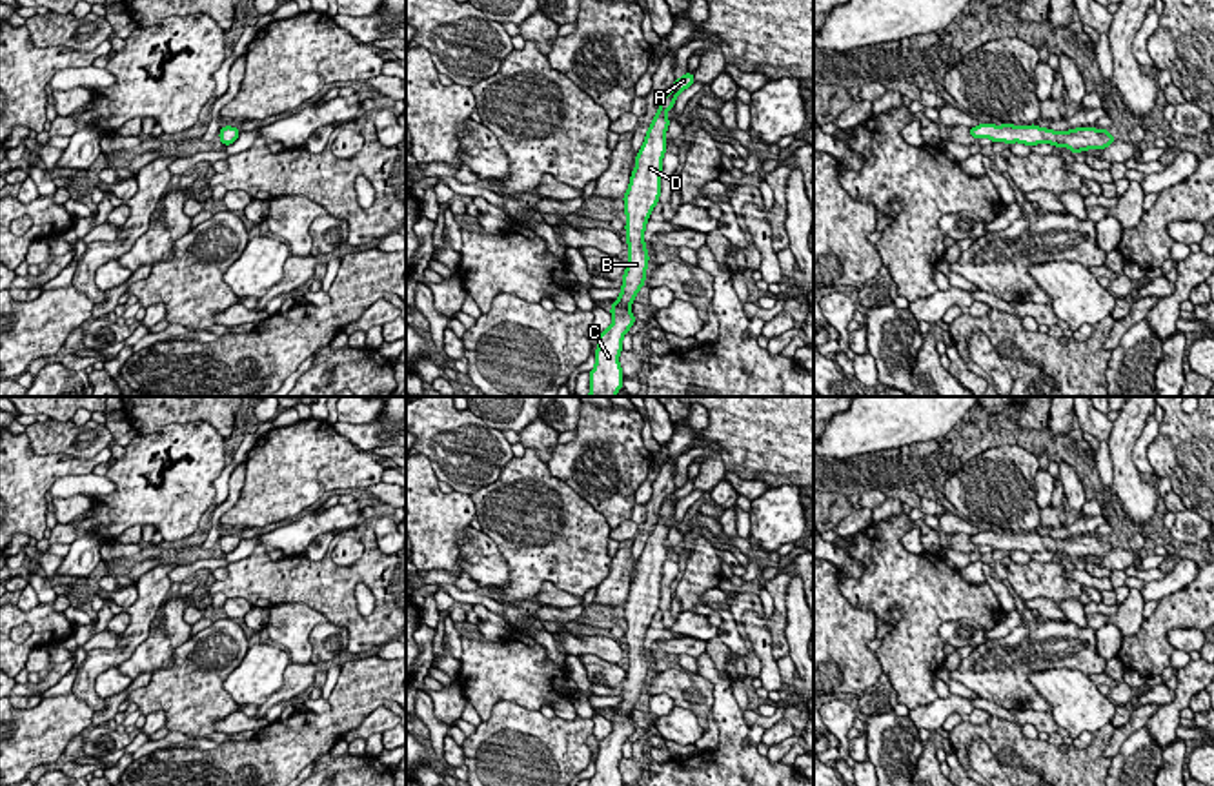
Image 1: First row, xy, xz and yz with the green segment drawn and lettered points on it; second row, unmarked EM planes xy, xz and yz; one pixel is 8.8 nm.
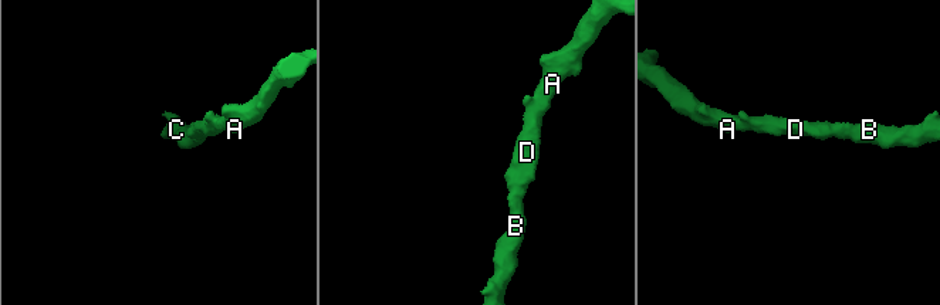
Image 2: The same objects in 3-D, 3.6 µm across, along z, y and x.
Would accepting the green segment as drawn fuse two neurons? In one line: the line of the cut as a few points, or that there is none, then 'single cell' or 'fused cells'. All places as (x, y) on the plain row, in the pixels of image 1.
no cut | single cell

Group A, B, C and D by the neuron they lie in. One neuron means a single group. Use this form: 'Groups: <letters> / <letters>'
Groups: A B C D

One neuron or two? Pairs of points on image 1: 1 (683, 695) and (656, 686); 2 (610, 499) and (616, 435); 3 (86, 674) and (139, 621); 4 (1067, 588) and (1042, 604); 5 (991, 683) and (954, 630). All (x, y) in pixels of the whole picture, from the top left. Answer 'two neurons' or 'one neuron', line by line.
1: one neuron
2: one neuron
3: one neuron
4: two neurons
5: two neurons

